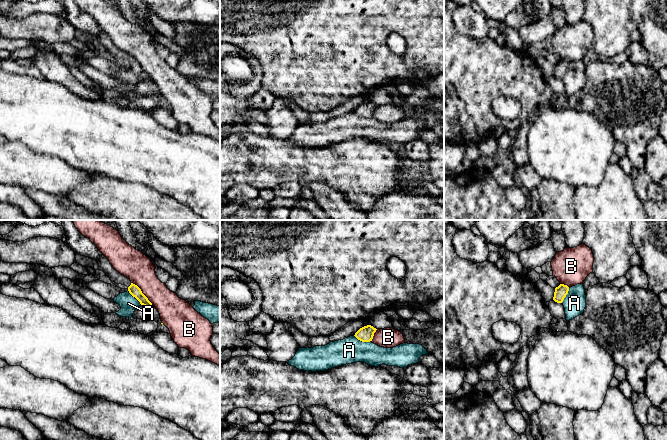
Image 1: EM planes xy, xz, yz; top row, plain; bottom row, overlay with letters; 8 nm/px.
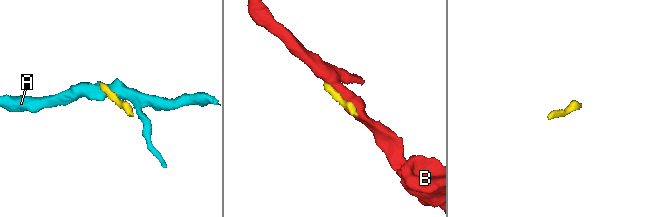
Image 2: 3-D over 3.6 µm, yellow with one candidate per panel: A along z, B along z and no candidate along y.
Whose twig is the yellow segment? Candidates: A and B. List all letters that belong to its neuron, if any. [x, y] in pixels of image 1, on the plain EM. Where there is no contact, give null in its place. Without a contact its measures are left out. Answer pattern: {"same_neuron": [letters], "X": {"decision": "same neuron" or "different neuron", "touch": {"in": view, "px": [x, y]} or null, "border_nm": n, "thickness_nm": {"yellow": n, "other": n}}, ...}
{"same_neuron": [], "A": {"decision": "different neuron", "touch": {"in": "xz", "px": [362, 117]}, "border_nm": 140, "thickness_nm": {"yellow": 130, "other": 200}}, "B": {"decision": "different neuron", "touch": {"in": "xy", "px": [142, 69]}, "border_nm": 280, "thickness_nm": {"yellow": 90, "other": 240}}}

